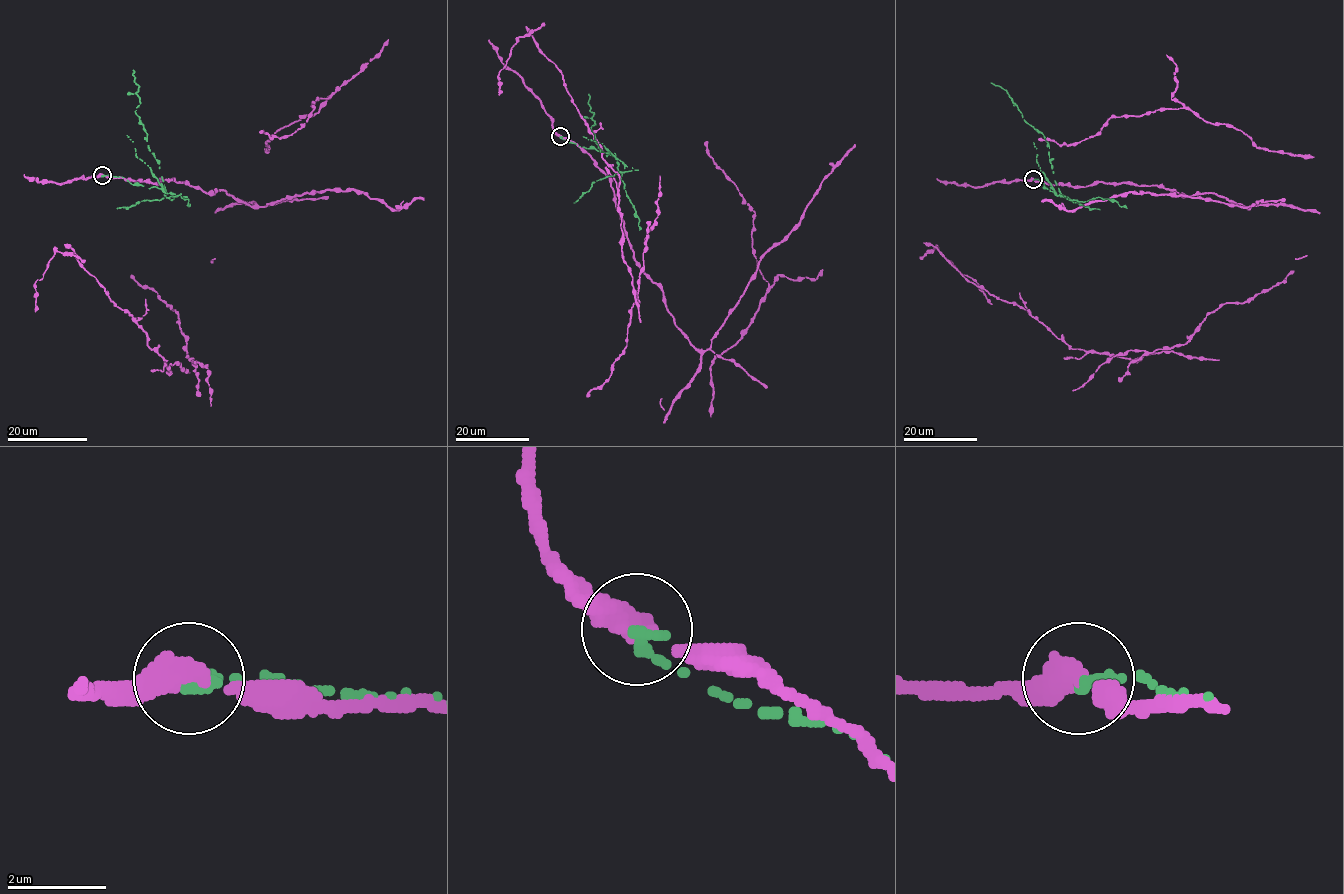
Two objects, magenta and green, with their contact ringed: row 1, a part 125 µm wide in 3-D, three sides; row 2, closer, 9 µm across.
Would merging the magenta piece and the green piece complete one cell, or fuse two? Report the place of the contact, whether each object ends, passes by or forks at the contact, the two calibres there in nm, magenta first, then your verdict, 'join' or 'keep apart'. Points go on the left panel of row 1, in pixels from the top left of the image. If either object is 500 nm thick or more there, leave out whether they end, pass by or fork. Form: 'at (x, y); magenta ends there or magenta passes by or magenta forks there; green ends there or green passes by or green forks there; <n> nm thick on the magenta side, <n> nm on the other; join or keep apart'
at (102, 175); magenta passes by; green ends there; 380 nm thick on the magenta side, 280 nm on the other; keep apart

